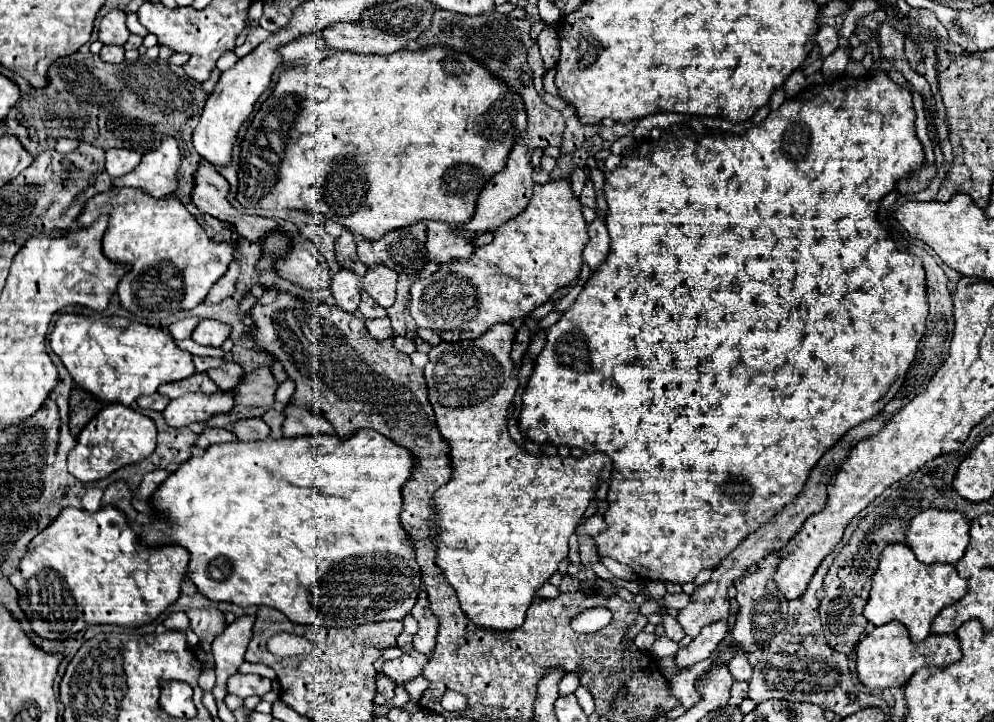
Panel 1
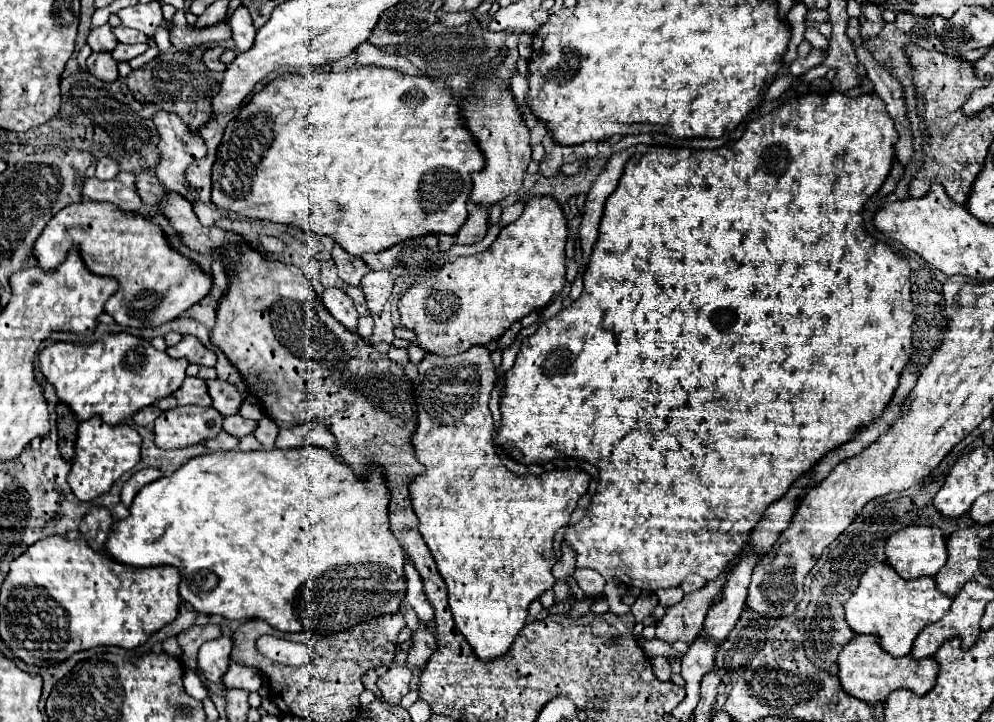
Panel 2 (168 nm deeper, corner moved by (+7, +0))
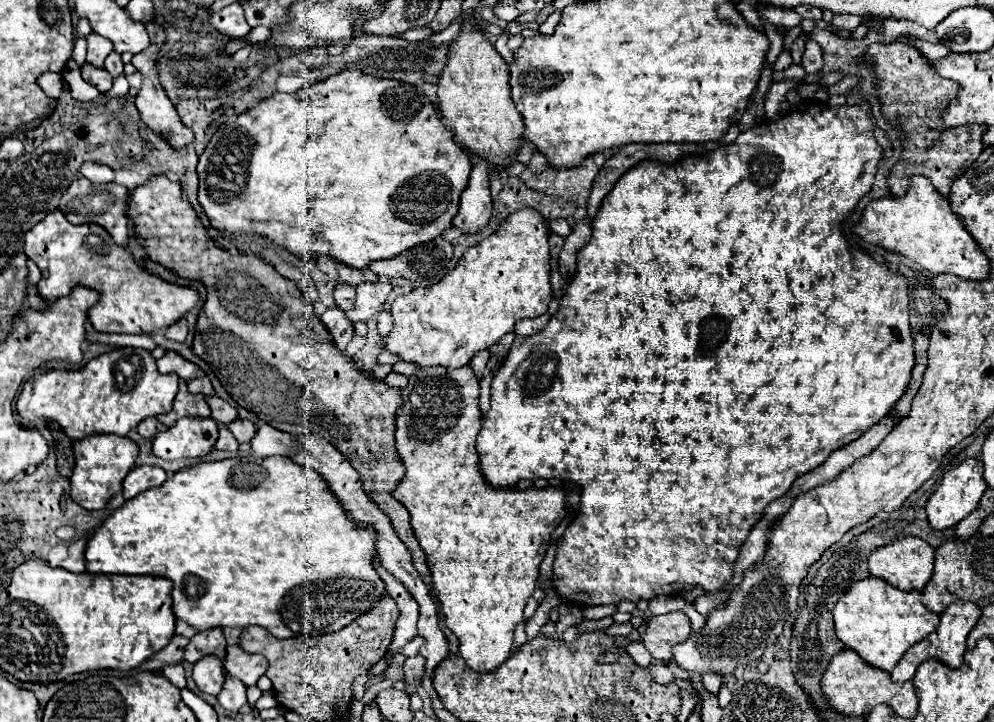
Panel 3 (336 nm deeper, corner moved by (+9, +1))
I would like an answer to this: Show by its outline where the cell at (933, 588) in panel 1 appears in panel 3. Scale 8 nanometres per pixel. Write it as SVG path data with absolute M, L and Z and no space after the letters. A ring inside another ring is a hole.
M866 577L856 581L832 609L836 635L846 647L856 649L864 661L878 669L892 671L900 657L928 633L938 627L940 615L932 613L922 603L920 591L900 591L880 577Z

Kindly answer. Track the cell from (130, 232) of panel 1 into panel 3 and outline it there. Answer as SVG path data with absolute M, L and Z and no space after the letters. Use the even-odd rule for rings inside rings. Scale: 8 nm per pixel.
M62 211L48 213L40 225L34 225L28 231L24 253L42 271L40 293L46 299L52 301L68 295L74 285L84 285L102 293L100 301L92 307L92 311L88 311L90 323L102 333L154 333L176 323L198 303L196 289L168 283L162 277L148 273L144 267L140 267L128 247L114 243L104 227L96 223L72 225ZM88 235L100 235L108 251L104 253L103 248L92 249L86 243Z

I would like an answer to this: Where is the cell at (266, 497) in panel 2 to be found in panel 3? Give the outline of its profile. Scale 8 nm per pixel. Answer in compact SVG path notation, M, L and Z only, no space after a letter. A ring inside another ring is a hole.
M272 455L272 457L234 457L224 461L202 461L198 465L186 467L176 471L172 477L164 481L164 485L158 485L156 489L148 489L148 493L140 493L140 497L134 497L132 501L126 501L120 509L110 515L104 525L92 535L92 539L86 545L86 571L92 573L132 573L132 575L162 575L166 579L172 579L172 599L174 599L174 615L188 625L192 625L196 631L204 631L210 627L248 627L248 625L260 625L266 627L274 637L288 639L288 637L318 637L326 633L334 633L338 629L344 629L354 619L364 615L368 609L372 609L384 595L386 585L380 579L378 571L374 569L374 557L376 557L376 531L372 527L360 527L340 505L340 501L330 491L328 483L320 477L320 473L302 467L300 463L292 461L290 457Z

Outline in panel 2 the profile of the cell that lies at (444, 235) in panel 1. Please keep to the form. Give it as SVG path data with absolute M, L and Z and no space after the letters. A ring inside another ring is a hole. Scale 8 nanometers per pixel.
M468 200L468 220L460 228L460 232L454 236L456 244L474 244L486 236L488 230L488 210L484 206L478 206L476 202Z

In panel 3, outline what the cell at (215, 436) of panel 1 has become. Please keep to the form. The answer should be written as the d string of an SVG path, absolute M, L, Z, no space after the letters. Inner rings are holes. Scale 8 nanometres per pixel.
M220 427L220 437L216 441L216 449L224 449L224 451L238 451L238 441L232 437L232 433L226 427Z

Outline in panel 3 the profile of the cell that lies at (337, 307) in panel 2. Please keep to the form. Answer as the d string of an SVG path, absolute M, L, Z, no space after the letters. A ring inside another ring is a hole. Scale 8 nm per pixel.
M330 307L322 313L322 323L328 327L334 343L338 345L338 349L346 349L346 345L350 343L350 339L354 337L354 325L352 321L348 321L346 313L340 307Z

